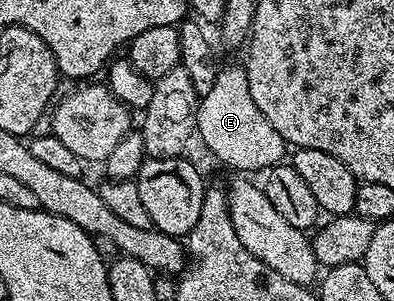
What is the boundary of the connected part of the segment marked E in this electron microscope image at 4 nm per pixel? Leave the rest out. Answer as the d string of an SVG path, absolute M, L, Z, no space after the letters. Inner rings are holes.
M240 64L229 65L224 69L224 67L218 68L217 78L214 81L214 87L211 88L211 91L208 92L207 96L200 98L198 107L197 107L197 127L195 130L196 136L201 137L201 141L222 161L225 165L230 165L231 168L237 169L233 171L240 171L245 175L254 175L262 169L262 171L268 171L273 168L275 165L282 164L283 158L281 157L284 153L287 153L287 146L284 139L279 135L279 131L275 131L275 127L271 127L271 123L267 123L267 115L263 115L263 111L259 111L259 107L255 107L255 99L251 99L251 87L247 83L247 75L245 74L244 68Z

